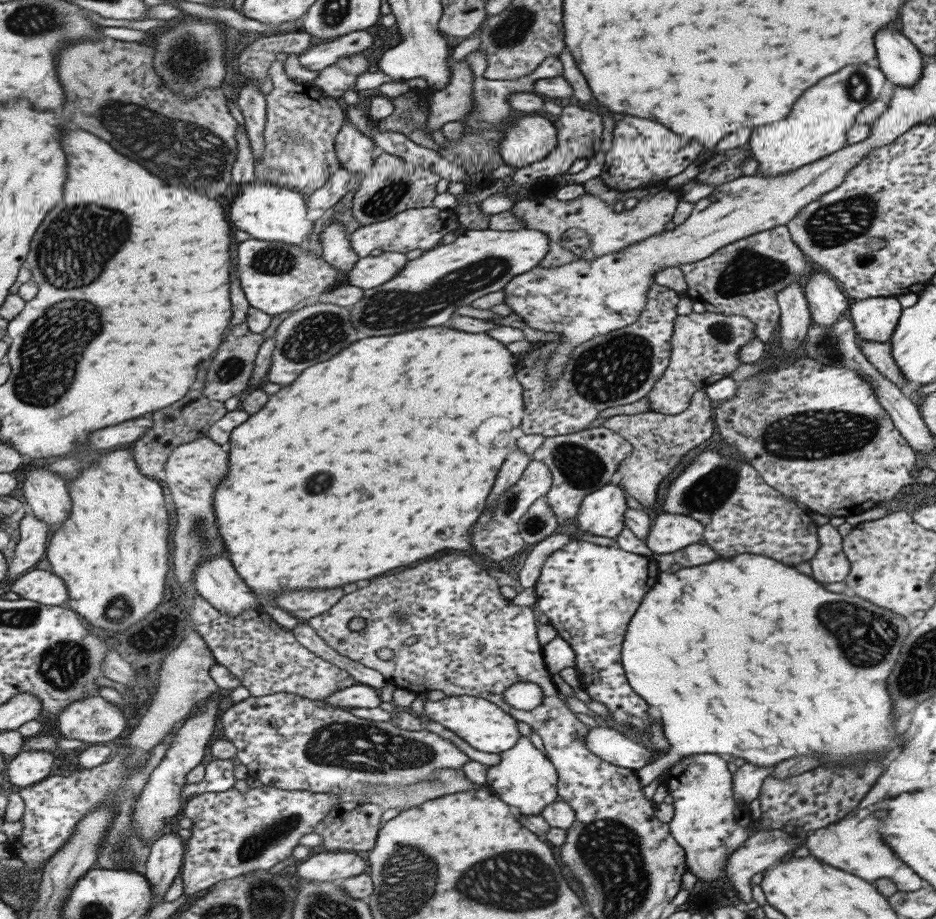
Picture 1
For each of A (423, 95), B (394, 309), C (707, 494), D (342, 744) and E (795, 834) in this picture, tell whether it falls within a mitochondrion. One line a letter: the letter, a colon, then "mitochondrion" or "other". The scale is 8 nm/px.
A: other
B: mitochondrion
C: mitochondrion
D: mitochondrion
E: other

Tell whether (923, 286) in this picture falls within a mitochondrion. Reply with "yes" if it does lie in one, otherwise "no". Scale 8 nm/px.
no

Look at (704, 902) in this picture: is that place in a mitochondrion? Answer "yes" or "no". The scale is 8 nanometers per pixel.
no

